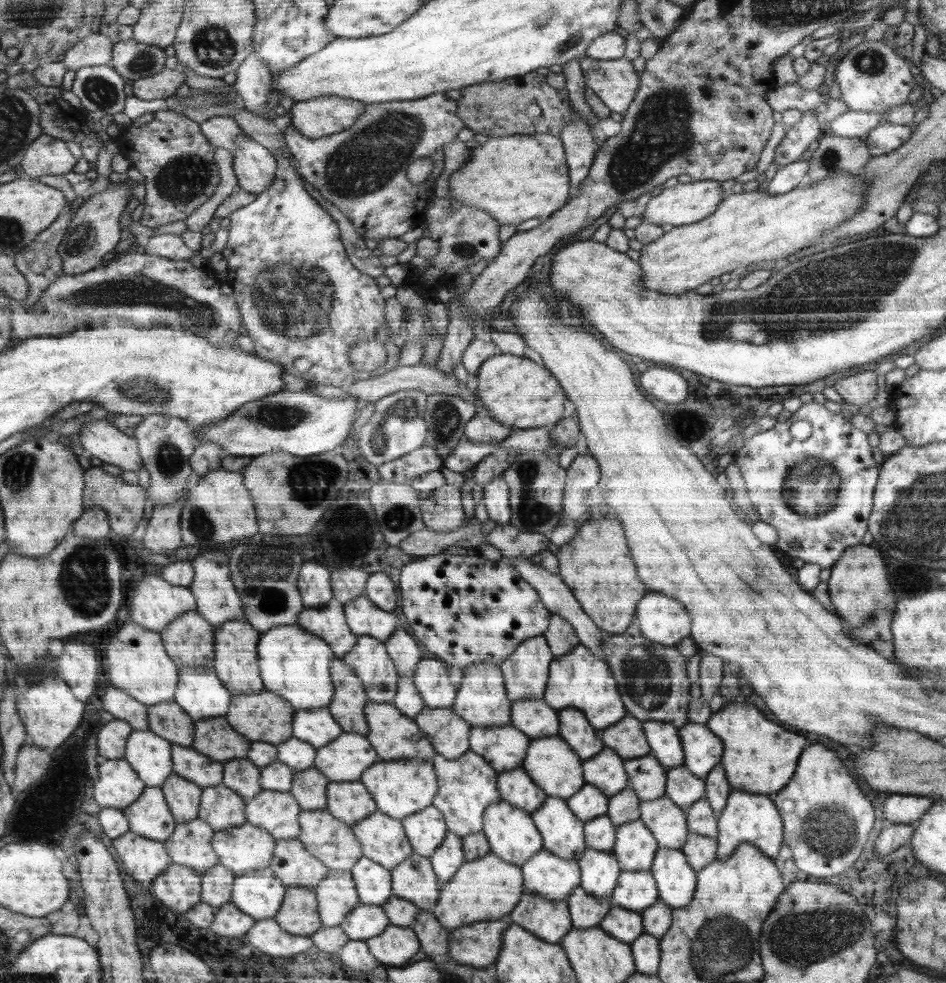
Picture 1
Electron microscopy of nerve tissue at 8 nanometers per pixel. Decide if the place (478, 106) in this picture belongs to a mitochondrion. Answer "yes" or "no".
yes

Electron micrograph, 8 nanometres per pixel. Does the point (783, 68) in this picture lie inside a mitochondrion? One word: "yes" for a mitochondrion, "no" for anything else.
no

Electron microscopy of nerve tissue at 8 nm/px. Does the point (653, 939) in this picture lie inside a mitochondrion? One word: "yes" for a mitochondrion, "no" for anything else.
no

